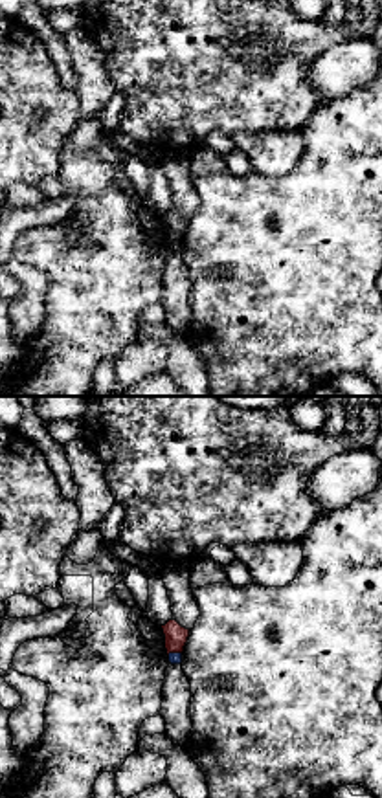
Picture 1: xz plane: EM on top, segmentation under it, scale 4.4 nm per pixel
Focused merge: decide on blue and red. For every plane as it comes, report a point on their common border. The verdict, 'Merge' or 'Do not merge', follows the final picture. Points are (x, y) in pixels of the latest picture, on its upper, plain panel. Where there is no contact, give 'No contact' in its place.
Touches blue at (173, 243)

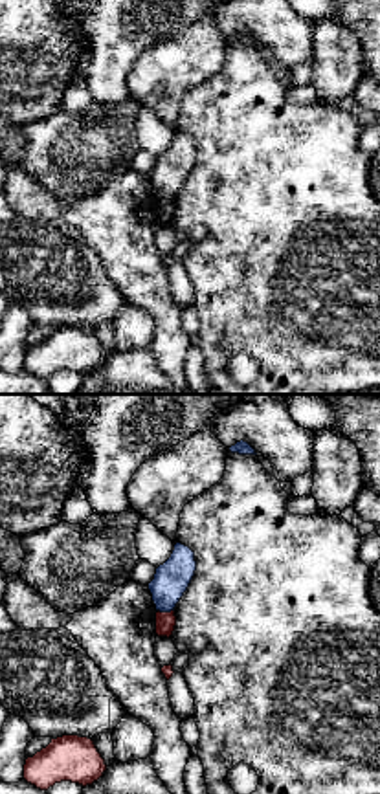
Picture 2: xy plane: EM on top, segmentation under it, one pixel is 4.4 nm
Touches blue at (166, 200)

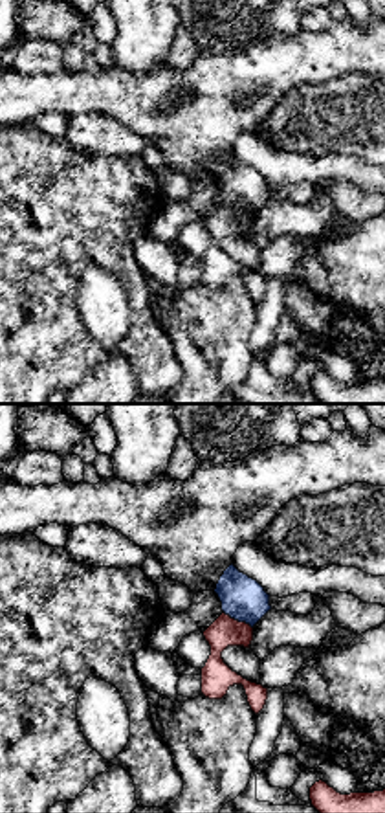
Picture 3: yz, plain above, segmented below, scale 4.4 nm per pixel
Touches blue at (239, 210)

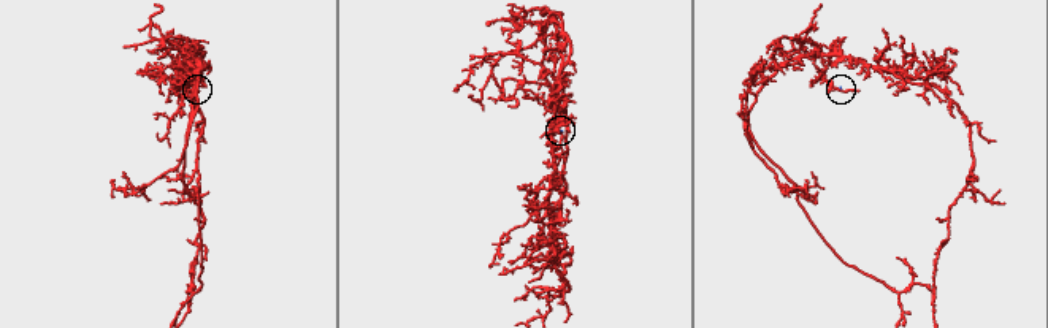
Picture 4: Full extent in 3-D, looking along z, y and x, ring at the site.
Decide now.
Do not merge

